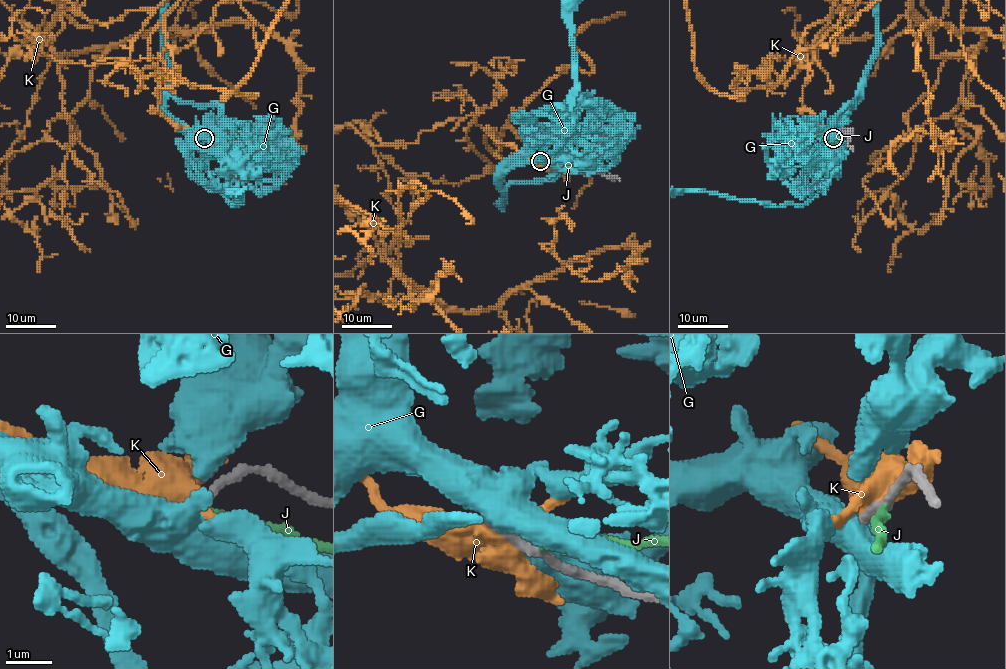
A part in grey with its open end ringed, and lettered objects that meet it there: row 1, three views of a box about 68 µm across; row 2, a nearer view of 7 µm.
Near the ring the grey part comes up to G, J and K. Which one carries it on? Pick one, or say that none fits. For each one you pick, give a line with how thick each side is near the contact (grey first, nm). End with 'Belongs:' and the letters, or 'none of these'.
Belongs: none of these

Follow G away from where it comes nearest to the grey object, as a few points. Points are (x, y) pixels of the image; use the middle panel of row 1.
G: (541, 161), (531, 155), (522, 155), (511, 166), (545, 156), (572, 126), (571, 9)

